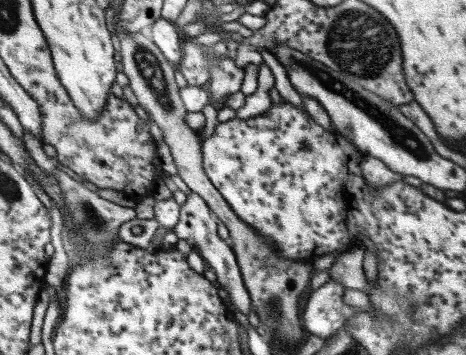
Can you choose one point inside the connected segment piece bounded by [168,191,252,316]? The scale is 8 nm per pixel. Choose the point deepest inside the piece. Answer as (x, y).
(194, 225)

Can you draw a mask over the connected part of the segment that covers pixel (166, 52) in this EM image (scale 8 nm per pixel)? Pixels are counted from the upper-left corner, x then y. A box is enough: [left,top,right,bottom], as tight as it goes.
[149,16,182,65]

